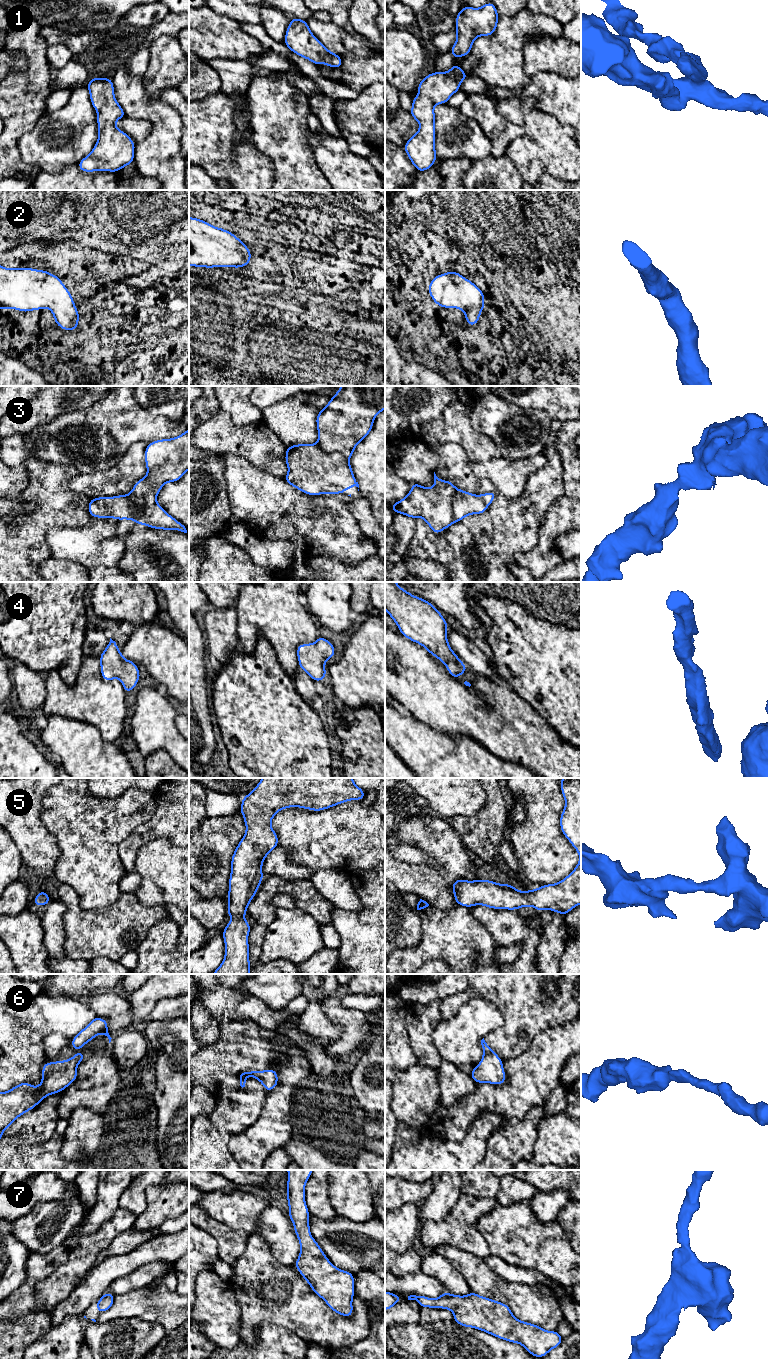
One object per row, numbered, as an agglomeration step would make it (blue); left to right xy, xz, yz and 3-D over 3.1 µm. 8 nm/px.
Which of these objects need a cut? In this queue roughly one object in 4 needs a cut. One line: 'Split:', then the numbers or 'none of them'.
Split: 3

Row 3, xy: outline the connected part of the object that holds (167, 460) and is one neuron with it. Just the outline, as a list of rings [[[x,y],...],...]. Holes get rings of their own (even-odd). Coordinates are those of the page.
[[[189,428],[181,435],[170,438],[160,439],[147,444],[145,449],[145,464],[147,475],[136,481],[128,497],[134,501],[141,498],[144,501],[144,509],[135,513],[135,524],[147,525],[153,529],[177,530],[187,533],[183,524],[169,515],[156,501],[157,495],[162,487],[168,482],[180,480],[184,473],[189,470]]]

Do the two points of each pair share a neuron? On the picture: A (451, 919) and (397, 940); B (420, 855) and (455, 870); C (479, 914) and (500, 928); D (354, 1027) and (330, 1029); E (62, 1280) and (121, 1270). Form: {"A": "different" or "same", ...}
{"A": "different", "B": "different", "C": "same", "D": "different", "E": "different"}

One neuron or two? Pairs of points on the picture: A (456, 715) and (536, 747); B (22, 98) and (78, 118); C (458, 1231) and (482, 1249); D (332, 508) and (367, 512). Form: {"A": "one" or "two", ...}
{"A": "one", "B": "two", "C": "one", "D": "two"}

